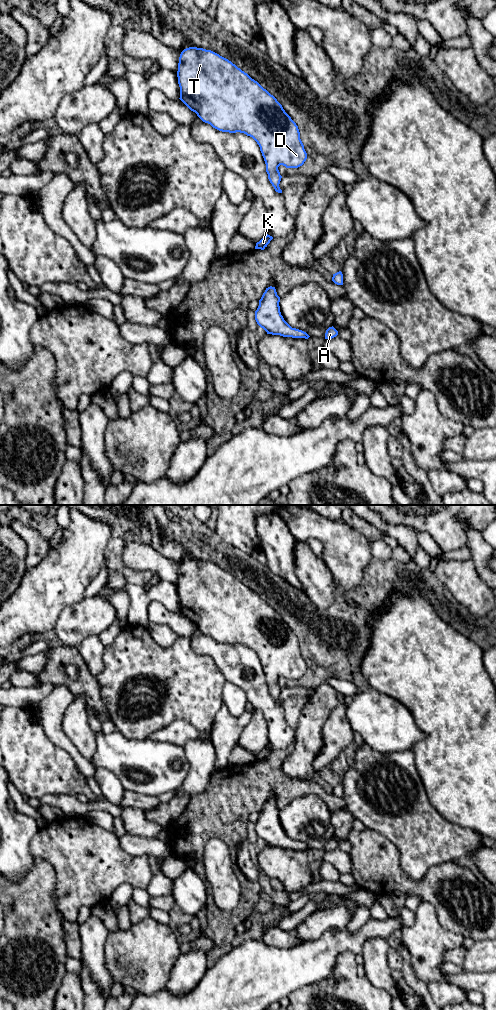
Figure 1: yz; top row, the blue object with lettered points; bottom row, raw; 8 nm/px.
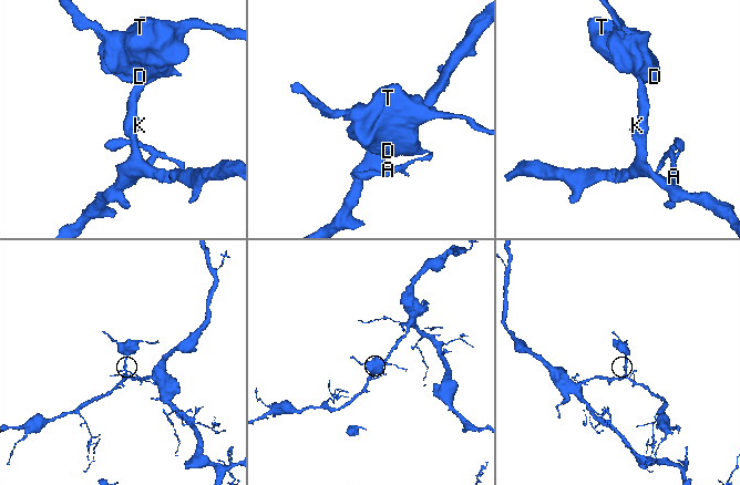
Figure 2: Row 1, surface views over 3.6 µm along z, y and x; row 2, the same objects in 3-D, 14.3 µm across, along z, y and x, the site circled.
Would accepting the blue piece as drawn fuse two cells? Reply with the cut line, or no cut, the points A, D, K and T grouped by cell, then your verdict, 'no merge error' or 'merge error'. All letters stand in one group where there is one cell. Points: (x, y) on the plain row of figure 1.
no cut | A D K T | no merge error

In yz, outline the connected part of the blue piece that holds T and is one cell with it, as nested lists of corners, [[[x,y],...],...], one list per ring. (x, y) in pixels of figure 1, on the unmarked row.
[[[189,559],[181,564],[177,589],[179,611],[203,634],[222,644],[244,645],[257,654],[268,691],[275,703],[282,705],[278,679],[298,680],[306,673],[307,665],[298,638],[277,611],[231,573],[203,560]]]

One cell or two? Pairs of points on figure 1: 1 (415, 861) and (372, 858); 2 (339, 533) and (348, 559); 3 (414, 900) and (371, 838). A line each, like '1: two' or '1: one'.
1: two
2: one
3: two

